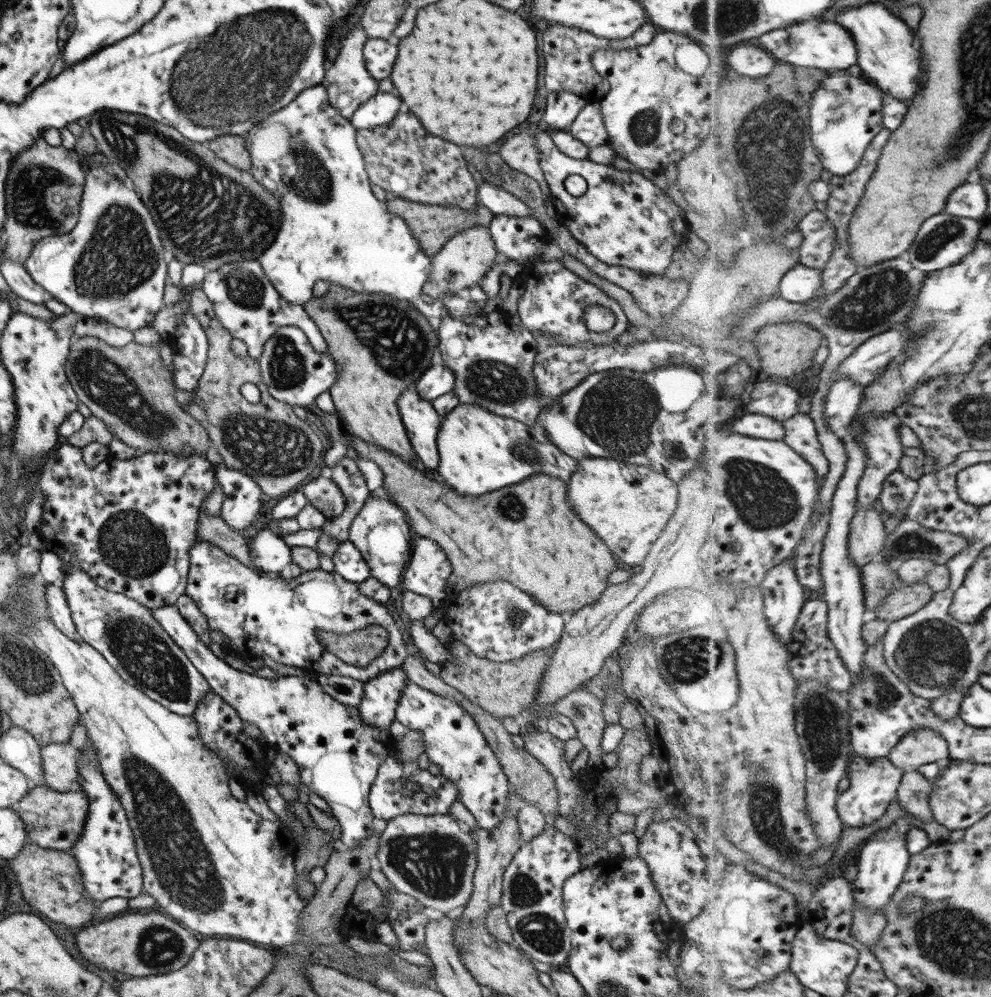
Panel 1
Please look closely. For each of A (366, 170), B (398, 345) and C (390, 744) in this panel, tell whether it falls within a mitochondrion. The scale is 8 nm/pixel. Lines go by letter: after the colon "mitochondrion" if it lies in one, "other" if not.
A: other
B: mitochondrion
C: other

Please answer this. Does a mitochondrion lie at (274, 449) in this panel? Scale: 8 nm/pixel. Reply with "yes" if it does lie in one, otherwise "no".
yes

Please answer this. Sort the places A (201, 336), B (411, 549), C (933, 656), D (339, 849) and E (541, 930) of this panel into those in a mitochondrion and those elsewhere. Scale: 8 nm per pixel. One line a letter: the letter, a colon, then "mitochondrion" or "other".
A: other
B: other
C: mitochondrion
D: other
E: mitochondrion

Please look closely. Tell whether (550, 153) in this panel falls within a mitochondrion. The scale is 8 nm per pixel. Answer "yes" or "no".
no

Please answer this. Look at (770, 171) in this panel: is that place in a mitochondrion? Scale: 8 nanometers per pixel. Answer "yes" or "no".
yes

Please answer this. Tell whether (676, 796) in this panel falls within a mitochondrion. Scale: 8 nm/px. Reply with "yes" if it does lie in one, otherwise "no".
no

